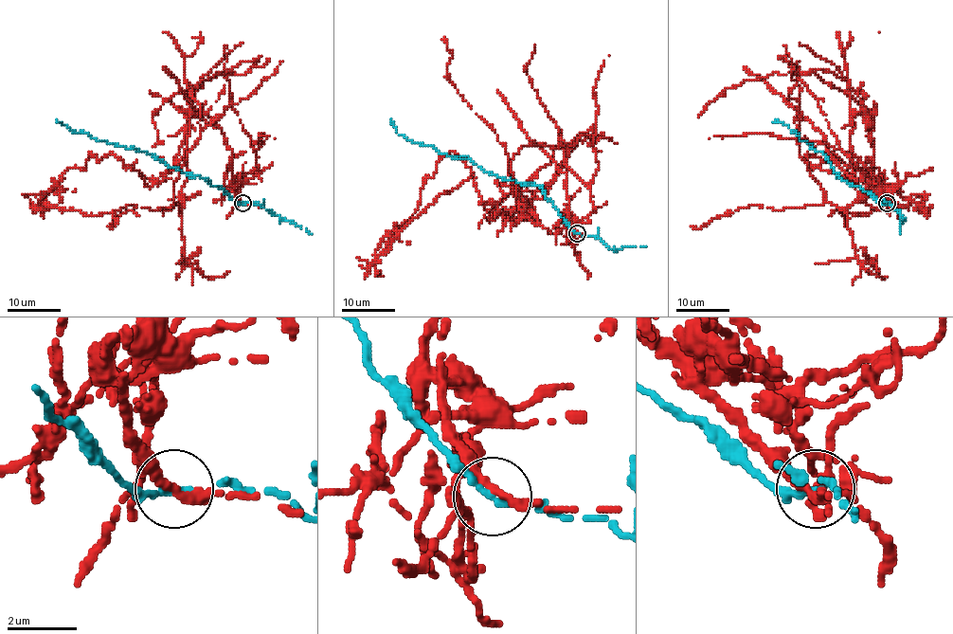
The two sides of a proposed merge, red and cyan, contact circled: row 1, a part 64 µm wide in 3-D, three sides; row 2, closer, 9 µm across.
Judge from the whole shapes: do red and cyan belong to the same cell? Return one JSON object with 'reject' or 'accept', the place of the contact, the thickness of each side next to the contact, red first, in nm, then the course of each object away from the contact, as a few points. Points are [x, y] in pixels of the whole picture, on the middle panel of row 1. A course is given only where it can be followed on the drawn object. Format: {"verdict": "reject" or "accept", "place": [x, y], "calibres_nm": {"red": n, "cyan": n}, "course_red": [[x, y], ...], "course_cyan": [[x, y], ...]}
{"verdict": "reject", "place": [577, 233], "calibres_nm": {"red": 280, "cyan": 200}, "course_red": [[576, 232], [566, 174], [532, 141], [507, 166], [523, 215], [483, 201], [449, 152], [374, 255], [474, 175]], "course_cyan": [[576, 232], [540, 188], [491, 175], [469, 158], [450, 156], [431, 146], [413, 142], [397, 133], [390, 118]]}

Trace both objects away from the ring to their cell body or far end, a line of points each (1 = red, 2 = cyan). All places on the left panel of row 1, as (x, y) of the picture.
1: (242, 204), (206, 115), (172, 199), (185, 204), (188, 110), (162, 180), (90, 154), (40, 200), (139, 216)
2: (242, 203), (237, 204), (224, 190), (214, 187), (206, 179), (186, 174), (134, 148), (97, 140), (56, 121)

